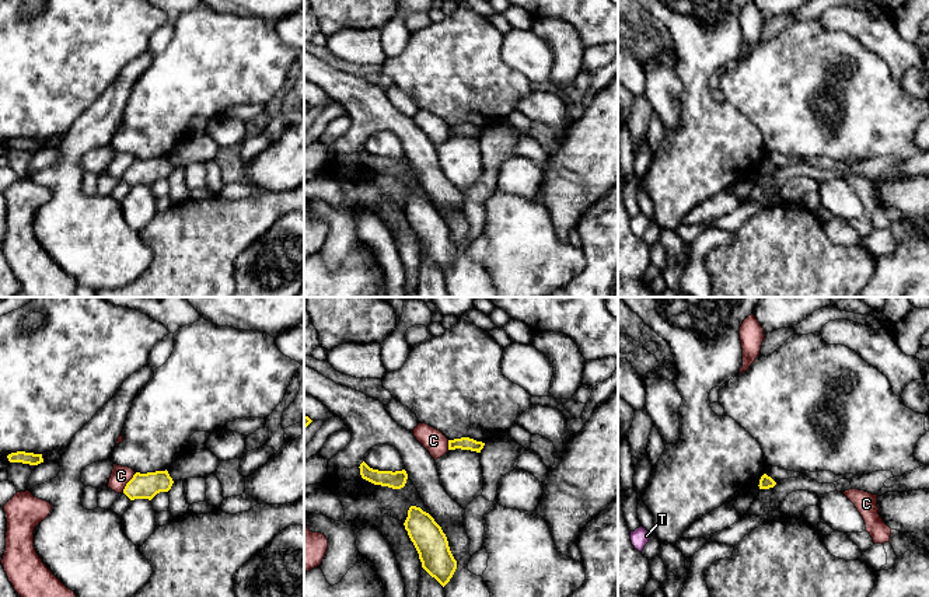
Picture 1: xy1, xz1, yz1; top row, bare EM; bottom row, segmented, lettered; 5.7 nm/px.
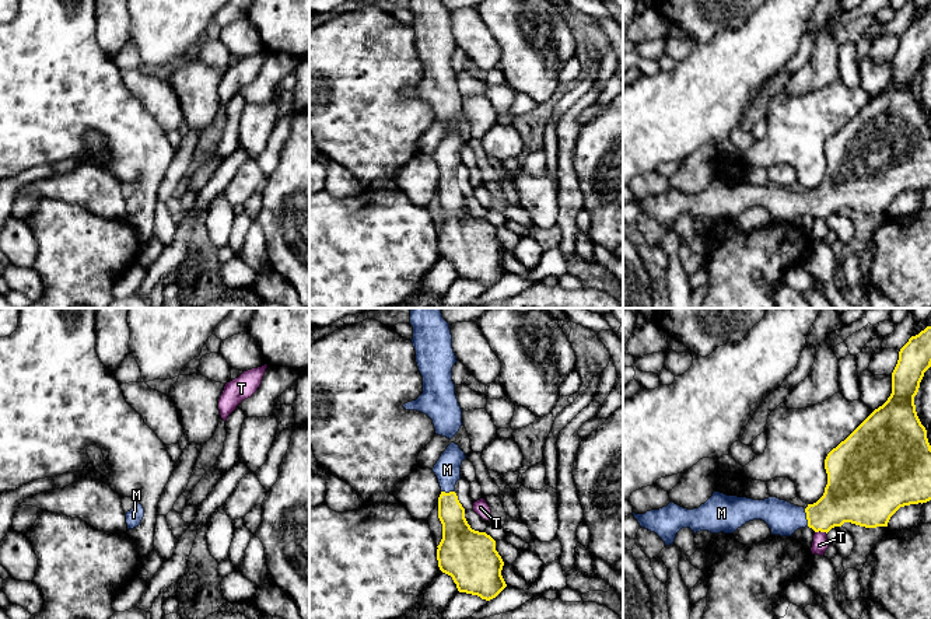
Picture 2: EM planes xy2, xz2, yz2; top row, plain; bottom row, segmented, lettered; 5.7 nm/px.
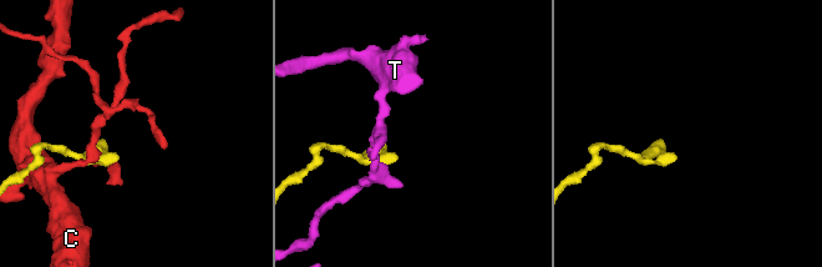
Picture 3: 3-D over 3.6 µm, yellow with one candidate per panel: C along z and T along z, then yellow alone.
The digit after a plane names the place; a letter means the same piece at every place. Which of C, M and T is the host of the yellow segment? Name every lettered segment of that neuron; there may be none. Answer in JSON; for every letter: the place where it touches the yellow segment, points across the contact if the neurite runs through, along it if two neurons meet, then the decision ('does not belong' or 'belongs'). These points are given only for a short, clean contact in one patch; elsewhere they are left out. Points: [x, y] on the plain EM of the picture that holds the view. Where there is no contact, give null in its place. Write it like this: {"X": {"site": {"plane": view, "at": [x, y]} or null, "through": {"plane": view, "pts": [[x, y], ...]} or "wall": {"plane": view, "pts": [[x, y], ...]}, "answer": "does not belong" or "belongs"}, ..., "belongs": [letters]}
{"C": {"site": {"plane": "xy1", "at": [128, 168]}, "wall": {"plane": "xy1", "pts": [[136, 159], [122, 177]]}, "answer": "does not belong"}, "M": {"site": {"plane": "yz2", "at": [807, 203]}, "answer": "belongs"}, "T": {"site": {"plane": "yz2", "at": [821, 217]}, "wall": {"plane": "yz2", "pts": [[815, 217], [826, 220]]}, "answer": "does not belong"}, "belongs": ["M"]}

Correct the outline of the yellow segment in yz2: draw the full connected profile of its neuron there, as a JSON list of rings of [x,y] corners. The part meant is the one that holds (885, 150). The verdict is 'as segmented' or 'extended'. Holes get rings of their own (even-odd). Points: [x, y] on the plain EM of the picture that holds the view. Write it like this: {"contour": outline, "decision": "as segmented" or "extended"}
{"contour": [[[927,13],[900,35],[892,59],[892,80],[888,87],[827,140],[825,179],[806,195],[777,183],[753,186],[714,178],[699,195],[687,196],[671,188],[666,193],[645,200],[633,199],[634,204],[641,214],[655,218],[666,232],[673,231],[676,220],[682,214],[690,214],[694,220],[700,217],[734,220],[753,206],[764,207],[771,216],[771,221],[780,223],[792,223],[797,216],[805,213],[827,220],[844,209],[865,214],[888,213],[890,203],[900,193],[931,186],[931,132],[914,91],[920,69],[930,53],[931,13]]], "decision": "extended"}

